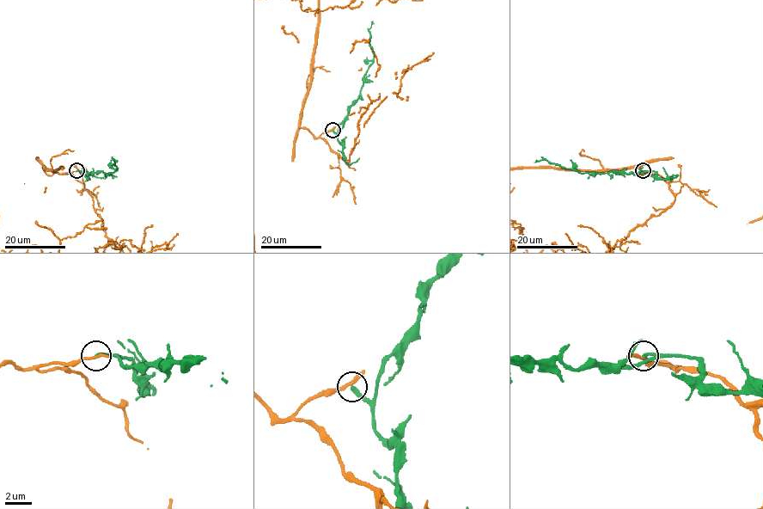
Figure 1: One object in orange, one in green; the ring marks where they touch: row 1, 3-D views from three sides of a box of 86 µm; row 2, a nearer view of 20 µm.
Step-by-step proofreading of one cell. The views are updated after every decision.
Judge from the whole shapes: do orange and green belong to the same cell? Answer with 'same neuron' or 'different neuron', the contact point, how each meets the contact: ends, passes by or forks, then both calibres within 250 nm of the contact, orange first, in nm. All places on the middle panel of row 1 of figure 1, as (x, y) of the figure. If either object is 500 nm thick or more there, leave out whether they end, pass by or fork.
different neuron | (332, 130) | orange passes by | green ends | 200/240 nm

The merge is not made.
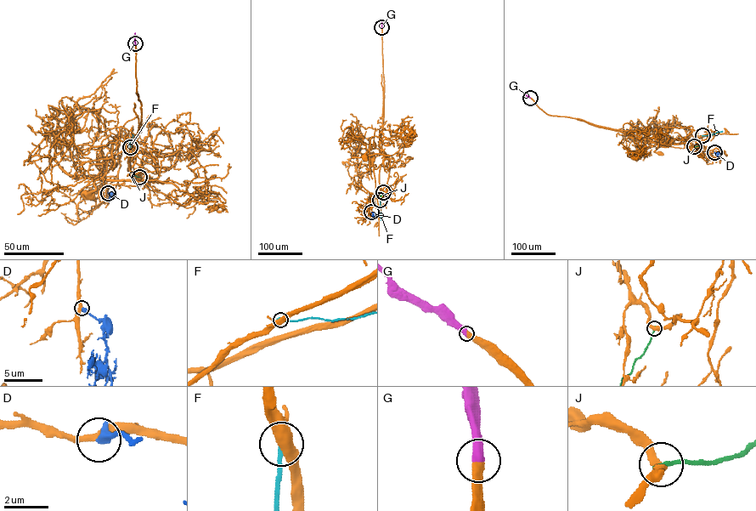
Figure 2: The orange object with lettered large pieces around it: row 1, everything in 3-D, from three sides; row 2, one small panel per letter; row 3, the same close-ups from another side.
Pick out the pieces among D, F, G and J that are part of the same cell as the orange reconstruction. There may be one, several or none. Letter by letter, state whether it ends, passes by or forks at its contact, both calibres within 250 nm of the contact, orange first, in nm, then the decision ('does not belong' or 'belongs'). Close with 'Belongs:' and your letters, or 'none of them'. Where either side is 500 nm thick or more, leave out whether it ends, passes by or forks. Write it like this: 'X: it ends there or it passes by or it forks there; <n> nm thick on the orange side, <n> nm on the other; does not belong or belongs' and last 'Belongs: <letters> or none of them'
D: it ends there; 280 nm thick on the orange side, 380 nm on the other; does not belong
F: it ends there; 440 nm thick on the orange side, 220 nm on the other; does not belong
G: 500 nm thick on the orange side, 550 nm on the other; belongs
J: it ends there; 360 nm thick on the orange side, 180 nm on the other; does not belong
Belongs: G

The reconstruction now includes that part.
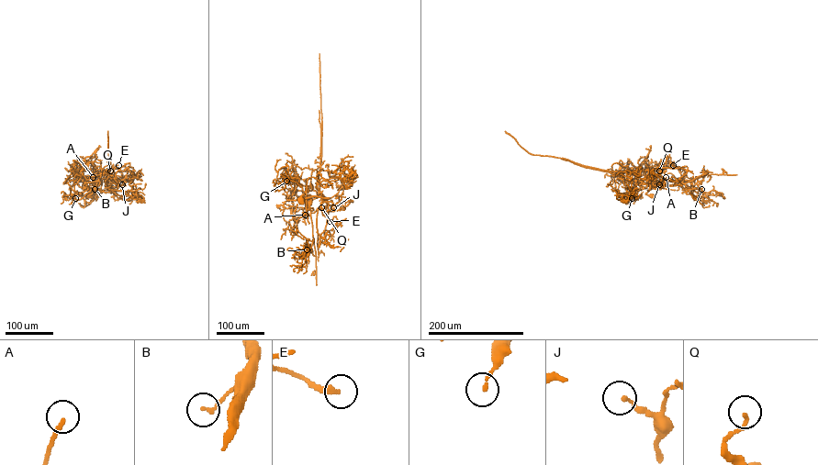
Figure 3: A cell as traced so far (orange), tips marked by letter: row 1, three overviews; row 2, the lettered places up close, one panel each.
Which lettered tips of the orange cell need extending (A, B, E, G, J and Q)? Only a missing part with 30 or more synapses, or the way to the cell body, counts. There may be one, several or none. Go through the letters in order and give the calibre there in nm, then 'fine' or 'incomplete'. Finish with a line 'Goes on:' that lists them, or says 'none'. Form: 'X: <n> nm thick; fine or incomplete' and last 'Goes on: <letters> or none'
A: 160 nm thick; fine
B: 140 nm thick; fine
E: 260 nm thick; fine
G: 150 nm thick; fine
J: 160 nm thick; fine
Q: 150 nm thick; fine
Goes on: none

